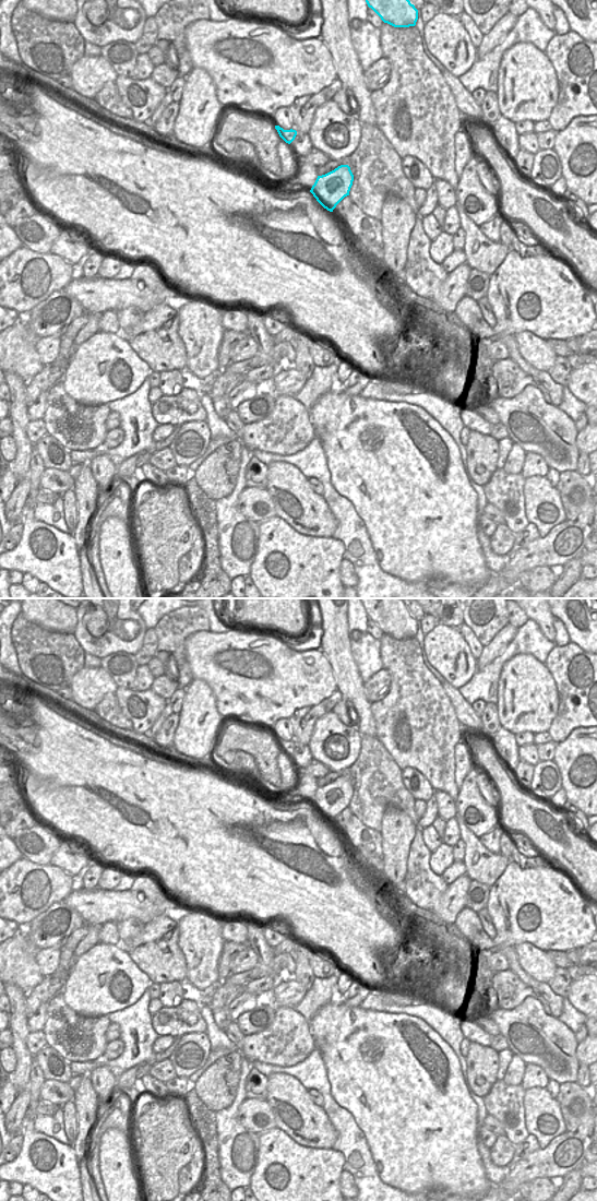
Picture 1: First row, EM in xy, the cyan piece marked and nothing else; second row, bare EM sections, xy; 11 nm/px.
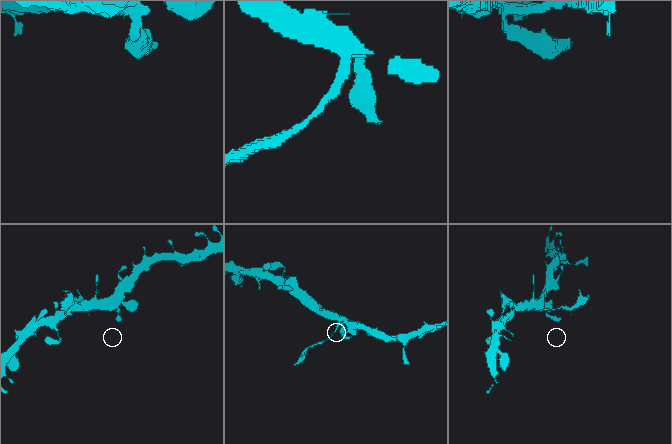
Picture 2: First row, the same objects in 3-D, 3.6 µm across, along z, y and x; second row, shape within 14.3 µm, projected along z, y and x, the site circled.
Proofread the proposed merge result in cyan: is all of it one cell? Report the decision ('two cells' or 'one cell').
two cells

